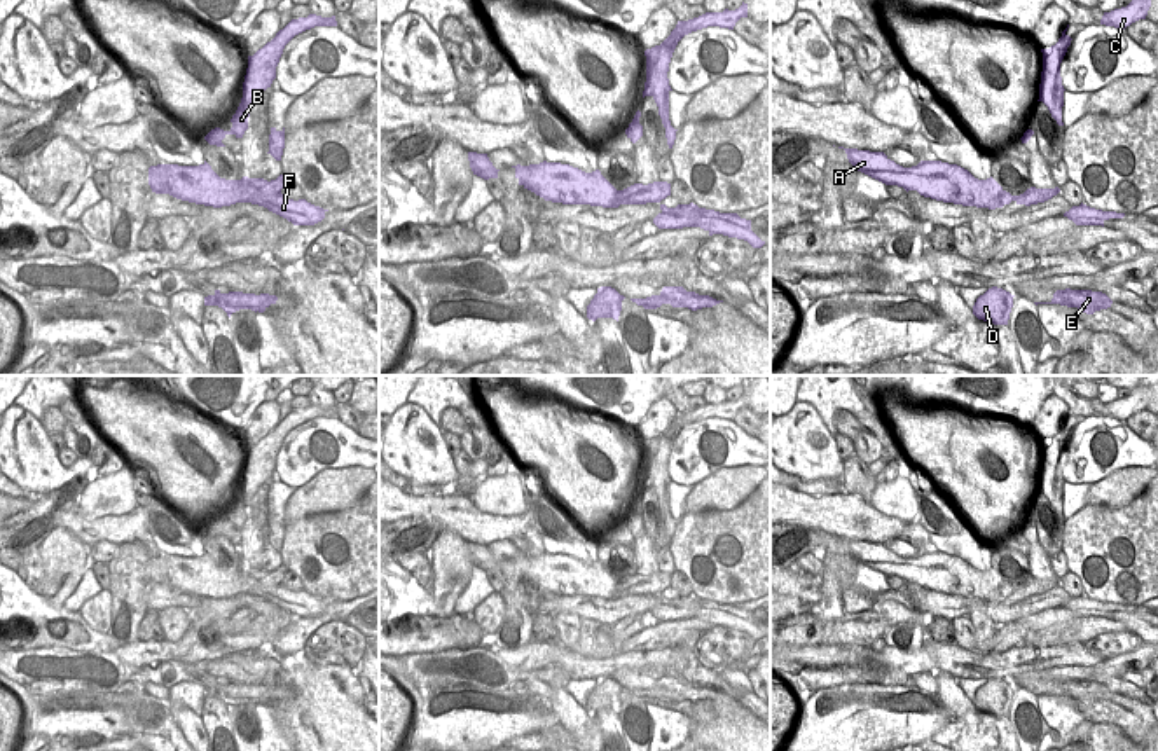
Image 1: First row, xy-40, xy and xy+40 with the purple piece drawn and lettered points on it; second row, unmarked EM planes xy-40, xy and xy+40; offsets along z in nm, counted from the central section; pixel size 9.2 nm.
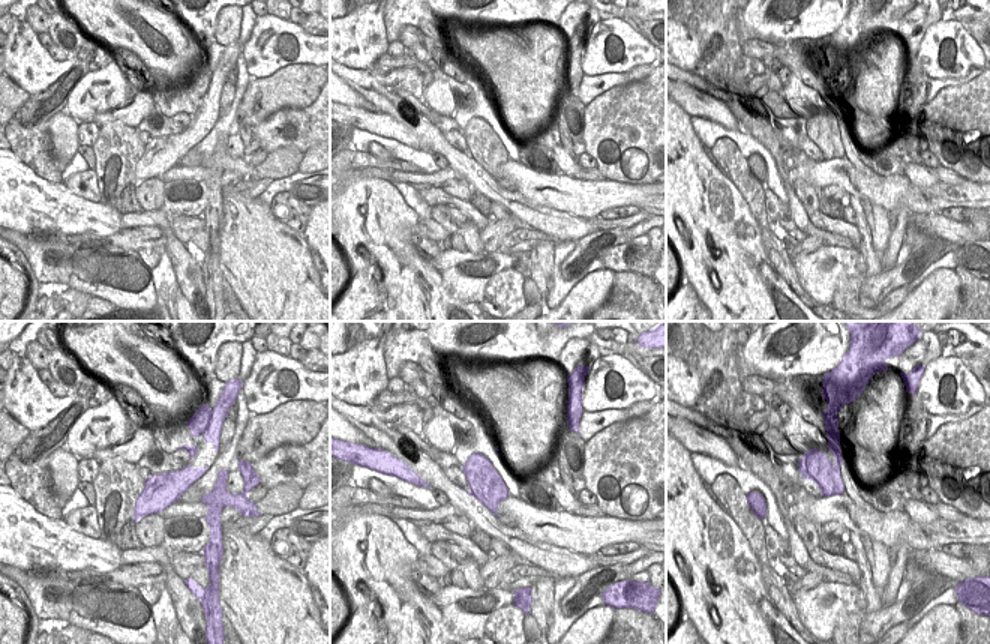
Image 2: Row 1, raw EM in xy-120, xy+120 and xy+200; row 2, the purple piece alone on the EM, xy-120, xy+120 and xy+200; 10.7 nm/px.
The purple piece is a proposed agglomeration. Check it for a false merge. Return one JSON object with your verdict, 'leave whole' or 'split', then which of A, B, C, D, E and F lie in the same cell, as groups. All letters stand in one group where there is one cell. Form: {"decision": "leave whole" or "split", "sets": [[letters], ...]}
{"decision": "split", "sets": [["A", "D", "E", "F"], ["B", "C"]]}

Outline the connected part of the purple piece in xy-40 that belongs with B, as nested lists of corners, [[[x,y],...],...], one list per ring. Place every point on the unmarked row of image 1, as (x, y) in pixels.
[[[309,405],[307,409],[292,410],[283,421],[276,424],[271,433],[267,433],[253,447],[248,447],[248,459],[243,473],[243,489],[236,505],[231,510],[232,519],[229,522],[224,522],[220,519],[211,520],[204,527],[210,536],[225,538],[222,531],[227,526],[243,529],[245,522],[248,520],[248,508],[255,493],[267,479],[271,479],[272,472],[276,470],[276,458],[279,454],[285,437],[295,426],[314,417],[337,417],[335,407],[321,409],[316,405]]]

